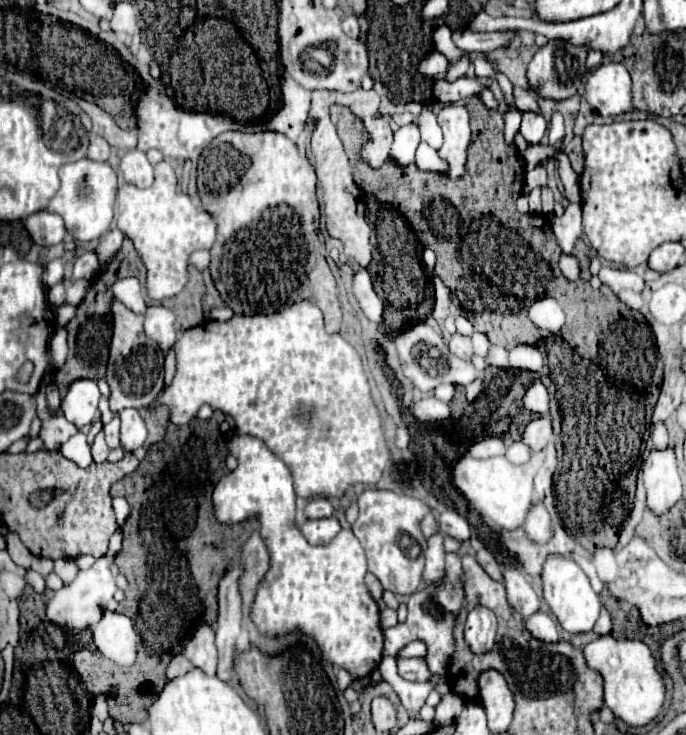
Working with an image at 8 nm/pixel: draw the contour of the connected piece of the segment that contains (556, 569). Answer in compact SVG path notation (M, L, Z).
M551 555L545 561L543 593L545 593L547 605L551 607L559 625L567 633L589 633L589 631L593 631L593 627L599 619L601 601L599 601L599 595L593 591L593 587L589 583L589 577L585 575L585 571L573 559L565 559L561 555Z

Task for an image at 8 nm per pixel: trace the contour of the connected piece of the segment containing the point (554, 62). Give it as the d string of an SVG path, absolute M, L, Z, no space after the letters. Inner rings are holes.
M549 41L545 47L541 47L535 57L531 59L527 67L527 81L529 87L535 91L539 99L549 99L549 101L563 101L579 93L579 87L583 83L585 75L585 59L587 59L587 49L585 47L575 47L563 41Z

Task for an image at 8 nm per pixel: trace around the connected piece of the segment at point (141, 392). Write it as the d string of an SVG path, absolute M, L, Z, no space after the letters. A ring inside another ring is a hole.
M121 301L113 303L113 341L111 355L107 365L105 381L111 387L109 405L113 411L121 411L125 407L147 409L163 389L163 353L157 343L147 339L143 333L143 315L135 315Z

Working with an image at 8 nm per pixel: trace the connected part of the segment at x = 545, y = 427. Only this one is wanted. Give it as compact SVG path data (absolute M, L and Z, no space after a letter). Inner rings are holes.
M539 417L531 421L523 431L523 443L535 453L547 447L547 443L553 439L553 427L549 417Z

